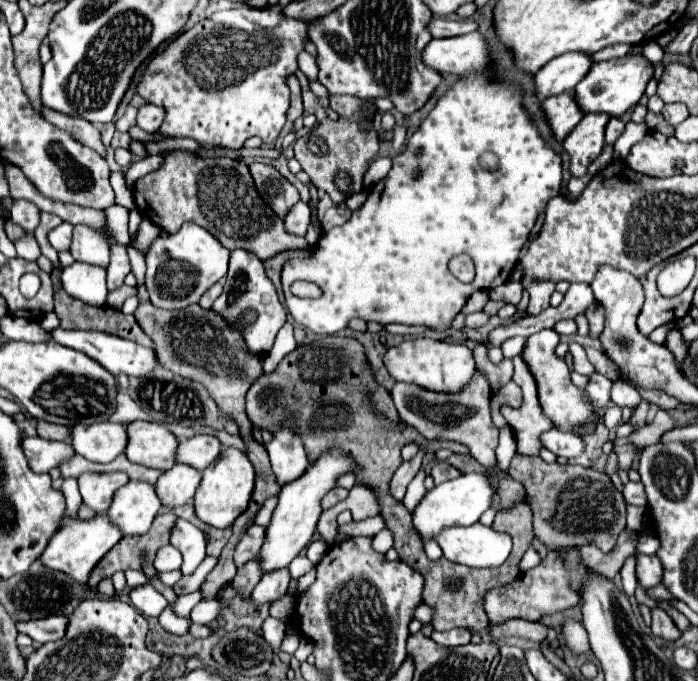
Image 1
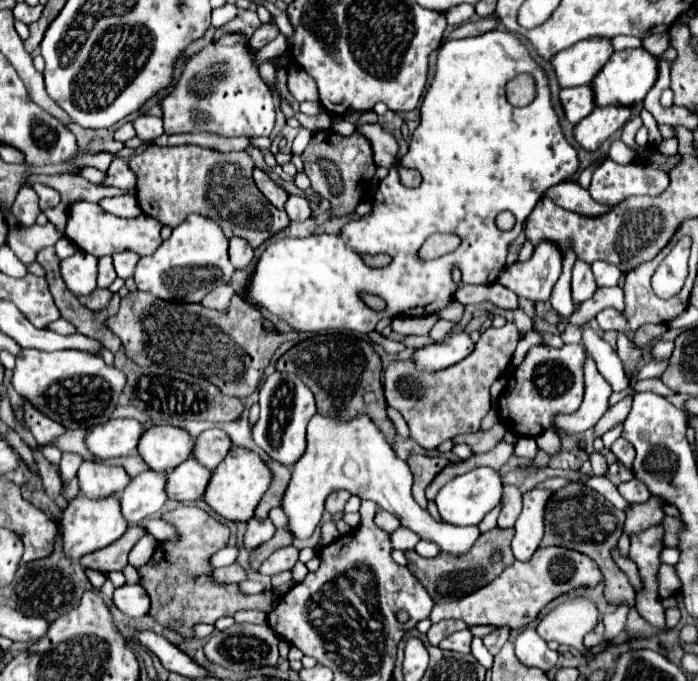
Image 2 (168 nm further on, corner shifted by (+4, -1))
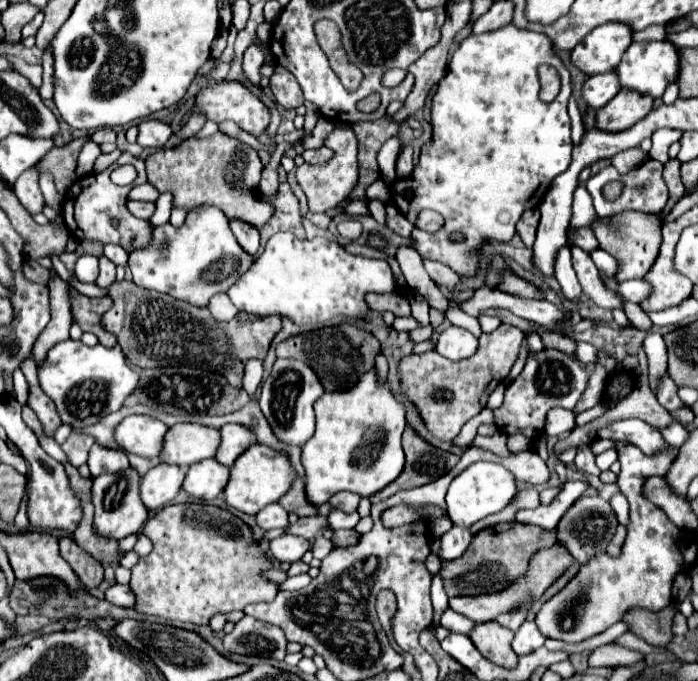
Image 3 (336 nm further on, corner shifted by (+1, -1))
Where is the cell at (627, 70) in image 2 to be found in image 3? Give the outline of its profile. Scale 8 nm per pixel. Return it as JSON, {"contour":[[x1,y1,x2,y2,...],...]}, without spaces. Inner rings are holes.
{"contour":[[650,41,650,43,632,43,620,65,614,69,622,89,634,89,636,93,650,95,654,99,662,97,668,83,676,81,678,77,678,49,668,41]]}

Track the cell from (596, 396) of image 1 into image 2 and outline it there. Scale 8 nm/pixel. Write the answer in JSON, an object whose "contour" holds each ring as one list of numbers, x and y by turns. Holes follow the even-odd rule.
{"contour":[[535,345,527,351,523,363,515,369,515,373,509,377,509,385,505,387,505,391,499,397,499,415,501,415,501,423,505,425,505,429,509,427,511,433,515,433,517,437,537,437,543,431,553,427,553,415,555,413,573,413,579,409,581,401,583,401,583,365,585,365,587,353,581,345,563,345,559,349,555,347,547,347,547,345]]}

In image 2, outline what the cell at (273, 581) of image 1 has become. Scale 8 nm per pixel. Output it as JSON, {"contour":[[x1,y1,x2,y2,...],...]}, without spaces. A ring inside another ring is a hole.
{"contour":[[289,545,289,547,283,547,283,549,277,549,263,565,261,565,261,573,265,575,275,575,275,573,281,573,281,571,287,571,287,569,293,569,293,565,297,563,299,559,299,549]]}

